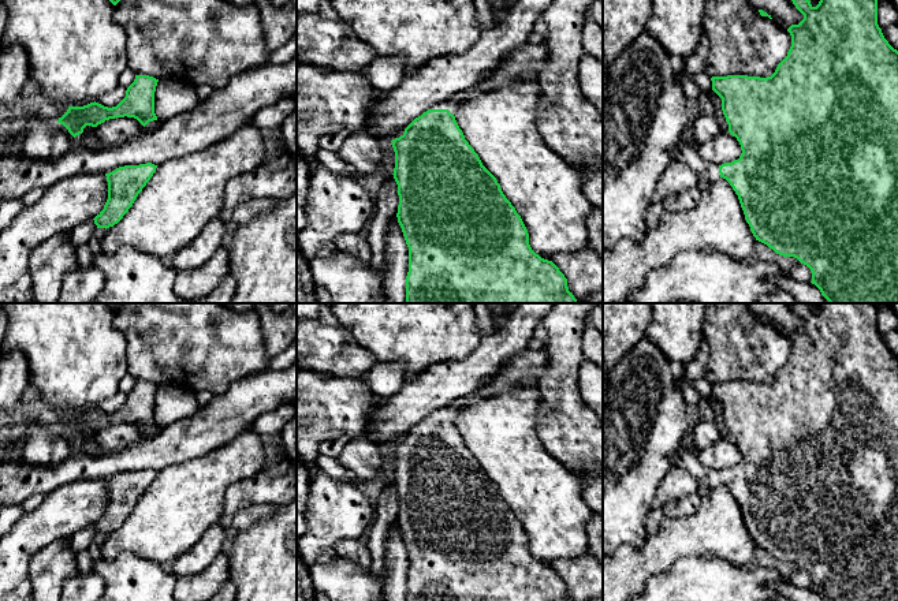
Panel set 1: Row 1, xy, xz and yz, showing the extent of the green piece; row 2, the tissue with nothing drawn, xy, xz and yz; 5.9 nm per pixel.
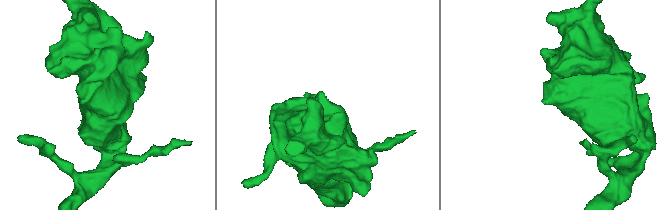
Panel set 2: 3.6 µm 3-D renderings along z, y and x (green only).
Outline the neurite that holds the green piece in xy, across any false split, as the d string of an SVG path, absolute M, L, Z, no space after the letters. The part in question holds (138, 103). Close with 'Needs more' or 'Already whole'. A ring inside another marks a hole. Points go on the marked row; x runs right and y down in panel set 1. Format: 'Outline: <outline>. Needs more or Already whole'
Outline: M135 75L126 90L126 97L116 107L108 108L96 101L83 107L68 107L57 123L63 124L74 138L82 134L86 126L97 127L115 117L134 117L145 127L149 122L157 120L154 113L157 82L159 79L149 75Z. Already whole

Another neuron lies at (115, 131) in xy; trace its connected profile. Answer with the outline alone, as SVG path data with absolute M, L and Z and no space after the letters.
M115 117L105 120L94 128L103 146L118 146L137 138L145 127L134 117Z

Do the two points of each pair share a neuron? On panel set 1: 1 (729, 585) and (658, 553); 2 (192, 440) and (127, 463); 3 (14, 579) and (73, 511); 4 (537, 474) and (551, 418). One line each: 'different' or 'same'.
1: different
2: same
3: same
4: different

